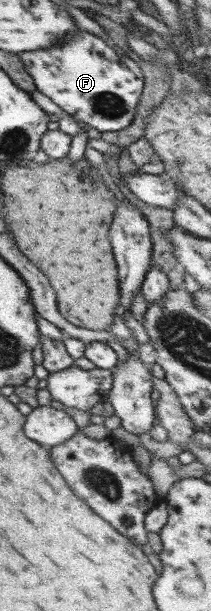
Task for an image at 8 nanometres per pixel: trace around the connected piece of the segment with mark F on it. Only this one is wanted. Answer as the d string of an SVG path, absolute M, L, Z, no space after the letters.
M78 31L68 43L36 51L18 54L24 68L34 80L36 89L50 97L56 105L74 116L81 123L93 128L94 132L120 131L128 127L135 117L138 102L143 90L143 73L139 64L131 58L118 55L100 37L86 31Z

